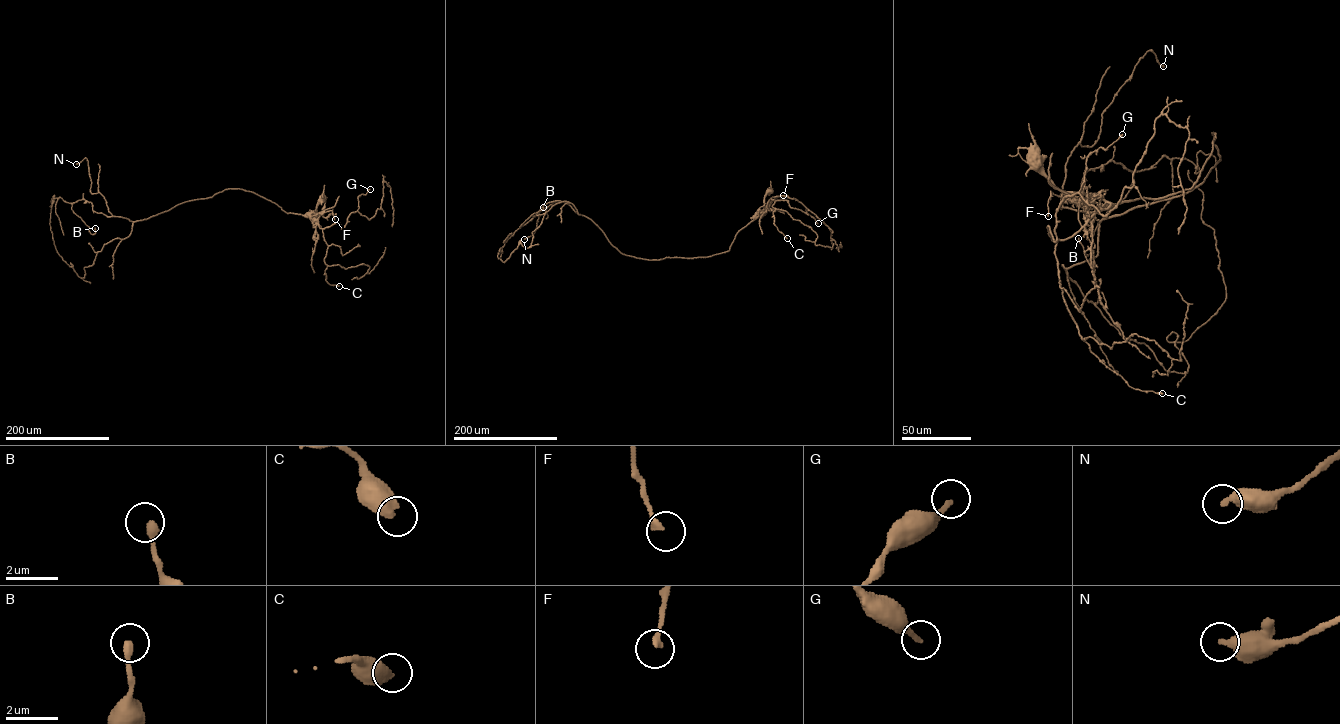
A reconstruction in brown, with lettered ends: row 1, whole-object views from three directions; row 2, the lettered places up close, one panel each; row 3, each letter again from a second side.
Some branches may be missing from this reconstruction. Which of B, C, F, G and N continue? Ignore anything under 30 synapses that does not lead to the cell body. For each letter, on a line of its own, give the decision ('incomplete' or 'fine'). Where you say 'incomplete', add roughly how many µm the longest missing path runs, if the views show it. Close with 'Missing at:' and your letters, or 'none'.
B: fine
C: fine
F: fine
G: fine
N: fine
Missing at: none

